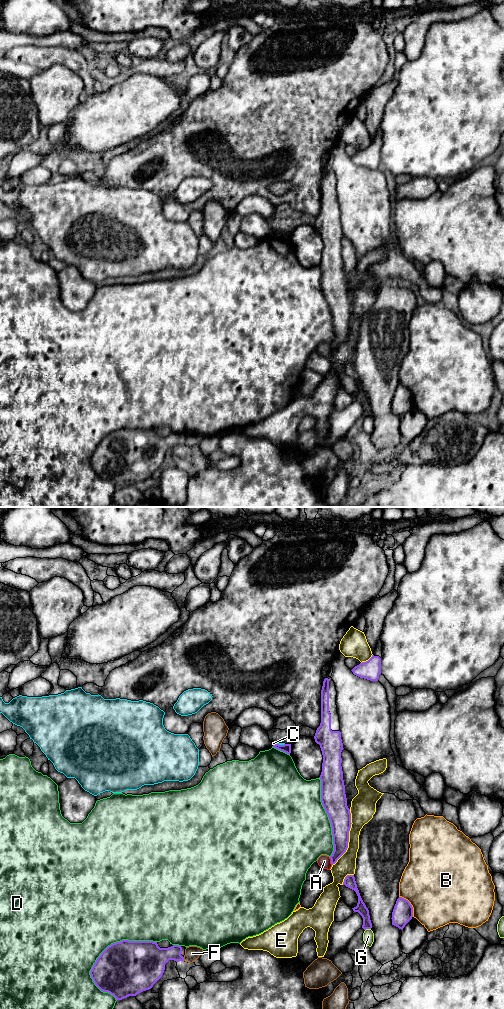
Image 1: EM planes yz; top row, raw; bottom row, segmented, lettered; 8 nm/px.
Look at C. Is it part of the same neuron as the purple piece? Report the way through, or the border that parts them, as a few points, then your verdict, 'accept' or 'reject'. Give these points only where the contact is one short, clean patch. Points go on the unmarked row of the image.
border along yz (284, 231), (273, 233); reject

